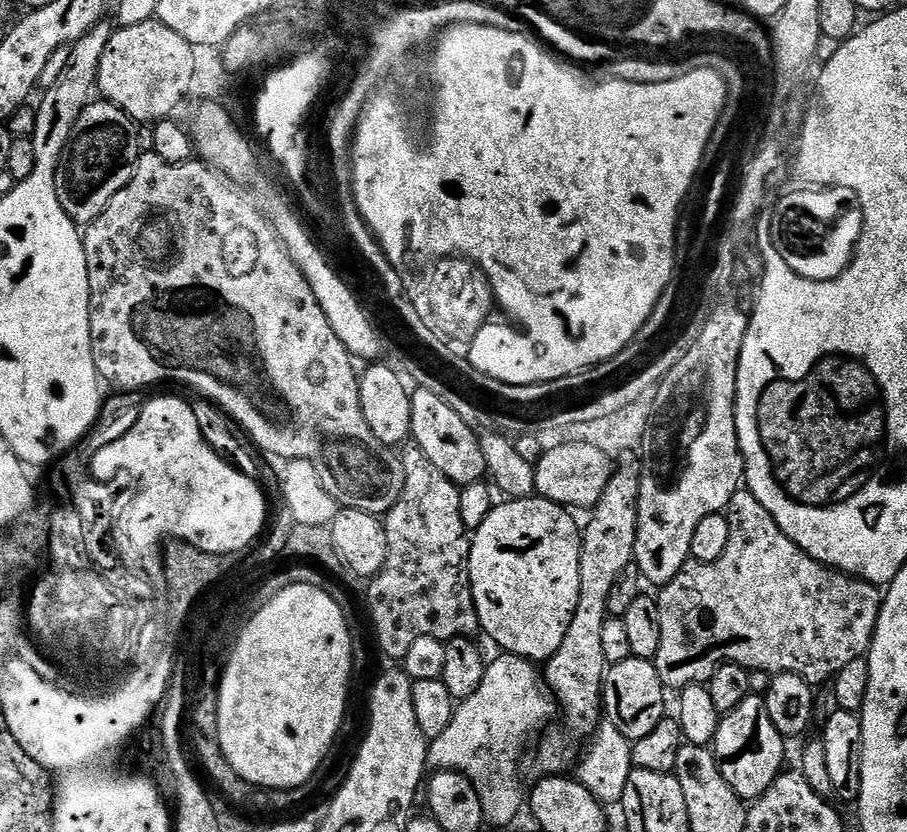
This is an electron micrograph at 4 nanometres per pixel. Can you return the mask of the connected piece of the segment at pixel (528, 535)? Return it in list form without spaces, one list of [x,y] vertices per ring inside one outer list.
[[[533,494],[523,499],[505,499],[497,503],[490,513],[485,517],[481,525],[476,528],[471,537],[472,554],[468,569],[472,579],[472,597],[476,603],[476,613],[480,619],[479,627],[484,628],[484,632],[496,644],[501,644],[505,653],[514,656],[523,656],[525,660],[533,662],[547,662],[551,660],[559,647],[562,646],[563,639],[566,638],[567,630],[571,626],[575,614],[581,611],[579,606],[580,587],[580,552],[581,552],[581,529],[572,521],[573,513],[563,504],[556,504],[553,500],[545,500],[539,495]]]

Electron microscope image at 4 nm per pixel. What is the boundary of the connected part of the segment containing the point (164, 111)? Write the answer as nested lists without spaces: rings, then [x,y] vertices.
[[[156,18],[140,25],[117,27],[106,42],[95,87],[107,103],[116,104],[133,121],[167,120],[183,102],[184,95],[193,91],[197,77],[192,46],[186,38],[182,38],[182,34],[174,34],[170,26]]]

